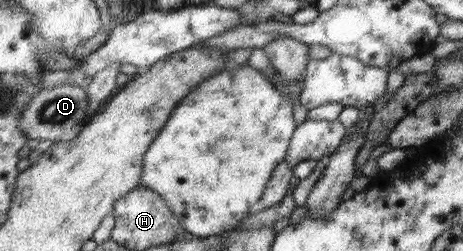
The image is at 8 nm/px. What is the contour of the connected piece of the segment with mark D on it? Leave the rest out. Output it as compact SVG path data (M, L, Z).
M60 84L54 88L43 89L38 95L32 97L32 101L26 105L26 109L20 115L20 130L28 136L28 139L63 141L65 138L73 136L94 113L96 112L92 112L88 108L86 87Z

